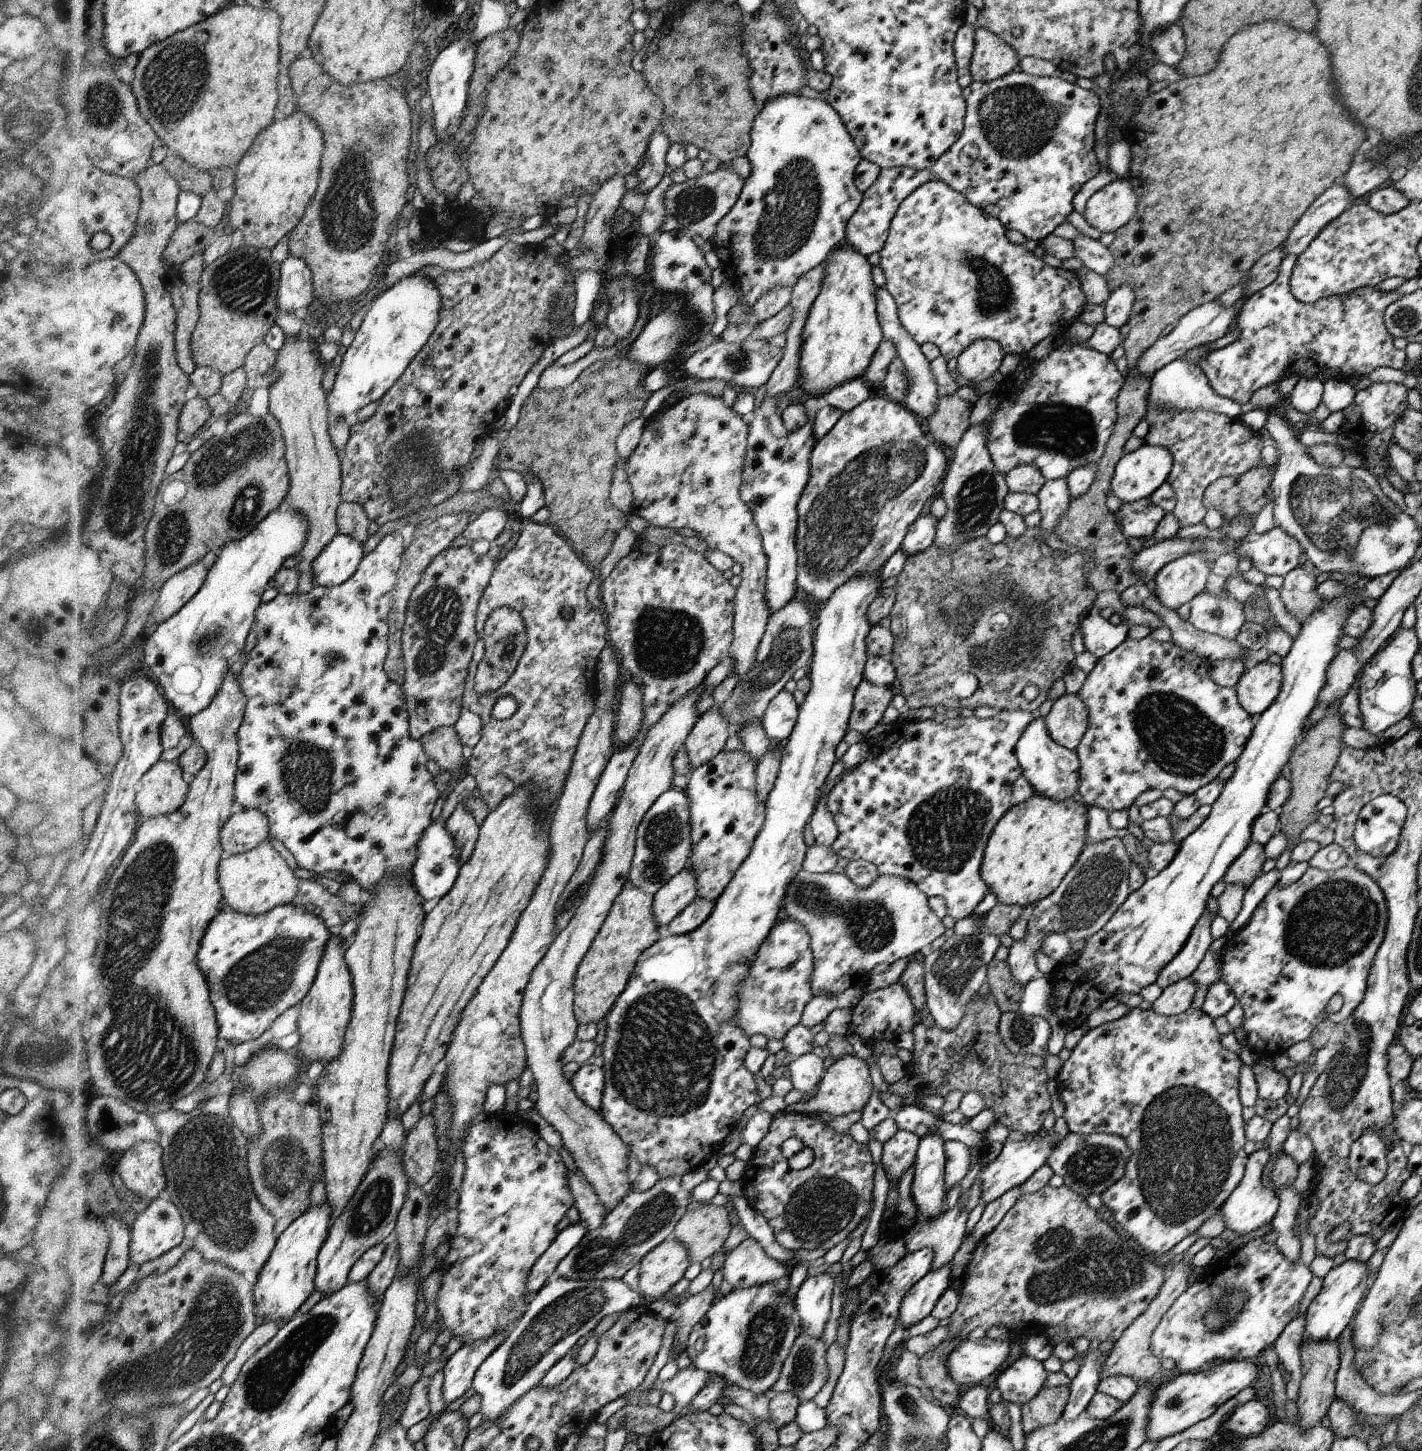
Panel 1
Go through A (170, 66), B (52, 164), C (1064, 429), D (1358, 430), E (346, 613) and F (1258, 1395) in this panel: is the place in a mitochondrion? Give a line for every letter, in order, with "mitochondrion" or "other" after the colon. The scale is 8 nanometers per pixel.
A: mitochondrion
B: other
C: mitochondrion
D: other
E: other
F: other

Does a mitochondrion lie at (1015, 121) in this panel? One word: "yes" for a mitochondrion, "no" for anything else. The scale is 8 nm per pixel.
yes

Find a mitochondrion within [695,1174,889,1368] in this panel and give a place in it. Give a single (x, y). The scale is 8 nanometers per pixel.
(819, 1209)

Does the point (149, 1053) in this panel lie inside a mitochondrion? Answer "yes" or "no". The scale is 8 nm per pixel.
yes

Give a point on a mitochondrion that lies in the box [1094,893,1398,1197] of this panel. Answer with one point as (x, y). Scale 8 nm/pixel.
(1342, 1084)

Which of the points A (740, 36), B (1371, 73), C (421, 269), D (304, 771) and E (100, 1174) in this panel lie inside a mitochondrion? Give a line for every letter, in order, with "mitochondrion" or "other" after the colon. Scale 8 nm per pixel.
A: other
B: other
C: other
D: mitochondrion
E: other

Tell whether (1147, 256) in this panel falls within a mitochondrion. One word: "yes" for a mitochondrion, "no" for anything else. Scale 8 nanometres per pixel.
no

